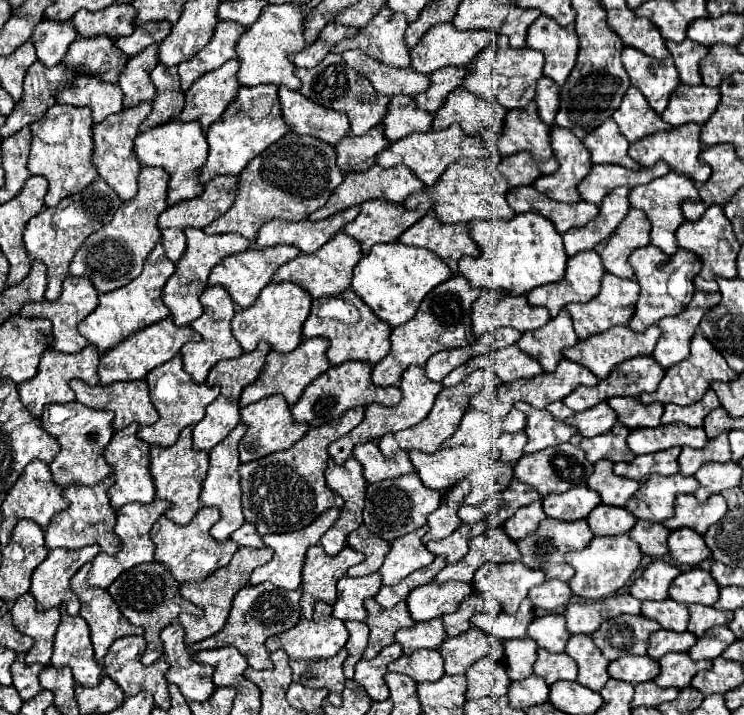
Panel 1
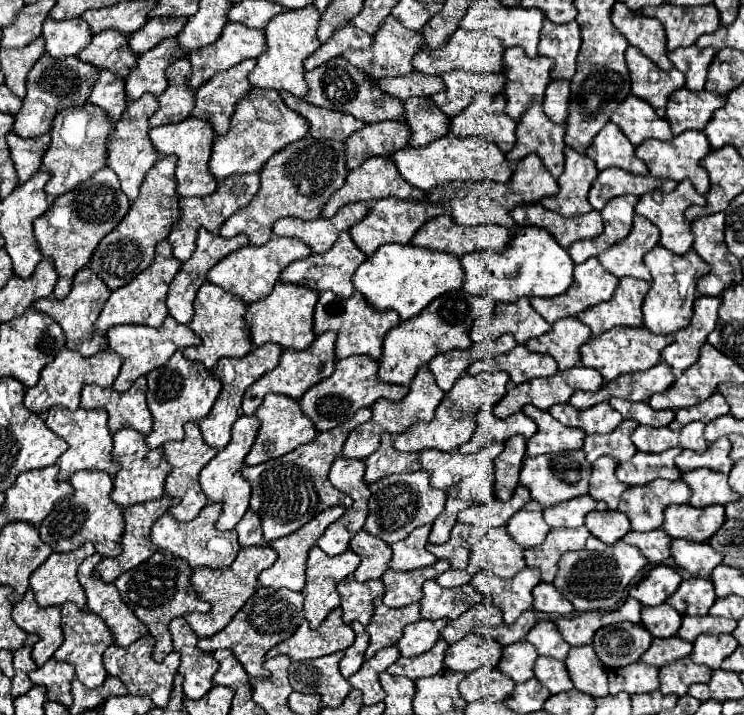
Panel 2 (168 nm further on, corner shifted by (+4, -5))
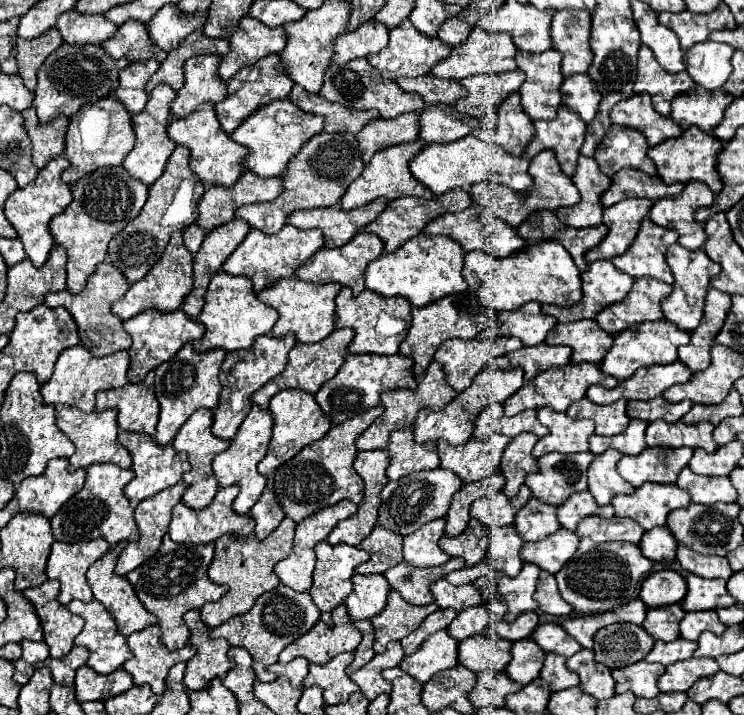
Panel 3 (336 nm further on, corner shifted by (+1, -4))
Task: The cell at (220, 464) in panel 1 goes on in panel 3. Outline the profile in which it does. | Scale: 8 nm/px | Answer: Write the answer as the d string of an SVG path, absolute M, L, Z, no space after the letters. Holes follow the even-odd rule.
M252 404L250 414L242 422L236 438L230 442L230 448L224 450L224 452L220 452L214 458L214 462L212 462L214 464L214 474L218 478L220 488L232 486L232 484L238 484L240 486L240 494L236 496L236 500L232 504L232 508L238 514L248 514L250 508L256 504L256 500L260 498L260 494L266 488L266 478L256 470L256 466L264 458L264 454L266 454L268 442L272 438L272 426L274 426L274 420L272 420L270 410L260 410L260 408L256 408L256 404Z

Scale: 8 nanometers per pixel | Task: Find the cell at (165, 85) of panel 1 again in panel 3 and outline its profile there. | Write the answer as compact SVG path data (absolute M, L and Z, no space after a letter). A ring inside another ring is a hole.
M196 56L186 62L184 88L172 102L176 118L188 116L202 102L222 102L228 96L226 82L216 78L216 64L220 64L220 56Z

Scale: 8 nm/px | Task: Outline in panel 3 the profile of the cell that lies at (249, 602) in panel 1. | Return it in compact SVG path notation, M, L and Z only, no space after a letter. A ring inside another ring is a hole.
M280 584L278 588L264 592L254 606L240 616L230 618L222 626L214 628L210 632L212 638L224 638L232 646L246 648L254 658L254 670L264 672L270 664L278 662L278 654L284 650L284 646L298 640L302 634L306 634L320 618L320 610L314 606L308 592L294 592L292 588Z

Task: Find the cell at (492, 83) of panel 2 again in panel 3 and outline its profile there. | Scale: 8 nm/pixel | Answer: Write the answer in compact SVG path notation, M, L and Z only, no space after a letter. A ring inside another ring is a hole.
M504 72L504 74L478 74L468 76L460 80L464 88L468 90L468 98L462 98L456 102L456 110L464 112L468 116L484 116L488 112L494 112L508 94L514 94L520 90L524 82L524 72Z

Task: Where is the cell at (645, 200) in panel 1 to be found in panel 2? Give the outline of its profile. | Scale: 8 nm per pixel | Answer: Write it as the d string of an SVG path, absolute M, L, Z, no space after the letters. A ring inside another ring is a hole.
M681 181L677 185L675 191L653 191L653 193L645 193L639 197L637 201L637 207L635 207L635 213L649 219L653 225L659 227L659 233L661 233L661 245L669 251L673 251L675 255L683 255L691 249L693 245L693 233L691 233L691 227L689 223L685 221L683 217L683 211L691 205L705 205L705 197L701 193L695 191L695 187L689 183L689 181Z

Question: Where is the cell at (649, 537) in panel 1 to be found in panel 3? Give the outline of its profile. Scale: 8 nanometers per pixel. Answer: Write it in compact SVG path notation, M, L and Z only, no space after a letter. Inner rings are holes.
M666 526L652 528L652 530L644 532L644 536L640 540L642 554L654 562L664 562L664 564L674 562L676 560L676 548L678 548L678 544Z

